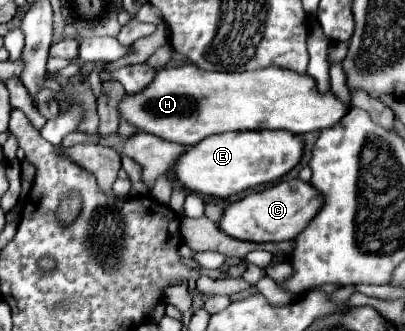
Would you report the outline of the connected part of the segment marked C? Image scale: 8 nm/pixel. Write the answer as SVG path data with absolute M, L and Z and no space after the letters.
M298 178L288 182L278 182L260 192L250 192L246 198L238 202L232 202L224 210L218 228L228 236L234 236L238 240L250 240L250 242L294 240L298 232L302 232L308 226L308 222L316 216L322 204L324 204L324 196L318 190L314 190L312 184L302 182Z

